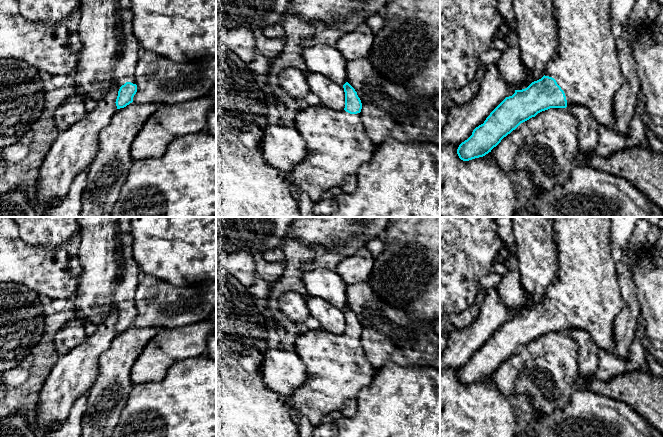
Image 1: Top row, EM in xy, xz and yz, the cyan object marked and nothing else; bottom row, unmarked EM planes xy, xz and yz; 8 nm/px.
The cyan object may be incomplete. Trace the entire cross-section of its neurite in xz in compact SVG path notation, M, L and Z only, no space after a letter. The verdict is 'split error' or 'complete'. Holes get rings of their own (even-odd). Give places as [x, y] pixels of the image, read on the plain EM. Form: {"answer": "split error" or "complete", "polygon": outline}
{"answer": "split error", "polygon": "M346 306L345 332L341 335L326 330L304 330L297 336L294 351L306 366L306 380L297 387L286 404L305 416L313 427L322 423L322 419L331 412L341 411L347 399L356 399L362 388L368 386L374 377L375 369L368 361L361 346L362 327L355 313Z"}

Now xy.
{"answer": "split error", "polygon": "M78 217L79 258L82 273L75 299L75 318L101 324L111 312L118 314L117 333L133 326L137 316L135 292L141 270L133 257L130 217Z"}

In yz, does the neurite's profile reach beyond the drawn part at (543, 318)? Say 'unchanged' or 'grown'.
grown

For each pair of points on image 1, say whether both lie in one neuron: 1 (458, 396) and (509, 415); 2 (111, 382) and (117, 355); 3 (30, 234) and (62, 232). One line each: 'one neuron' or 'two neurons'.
1: one neuron
2: one neuron
3: one neuron

